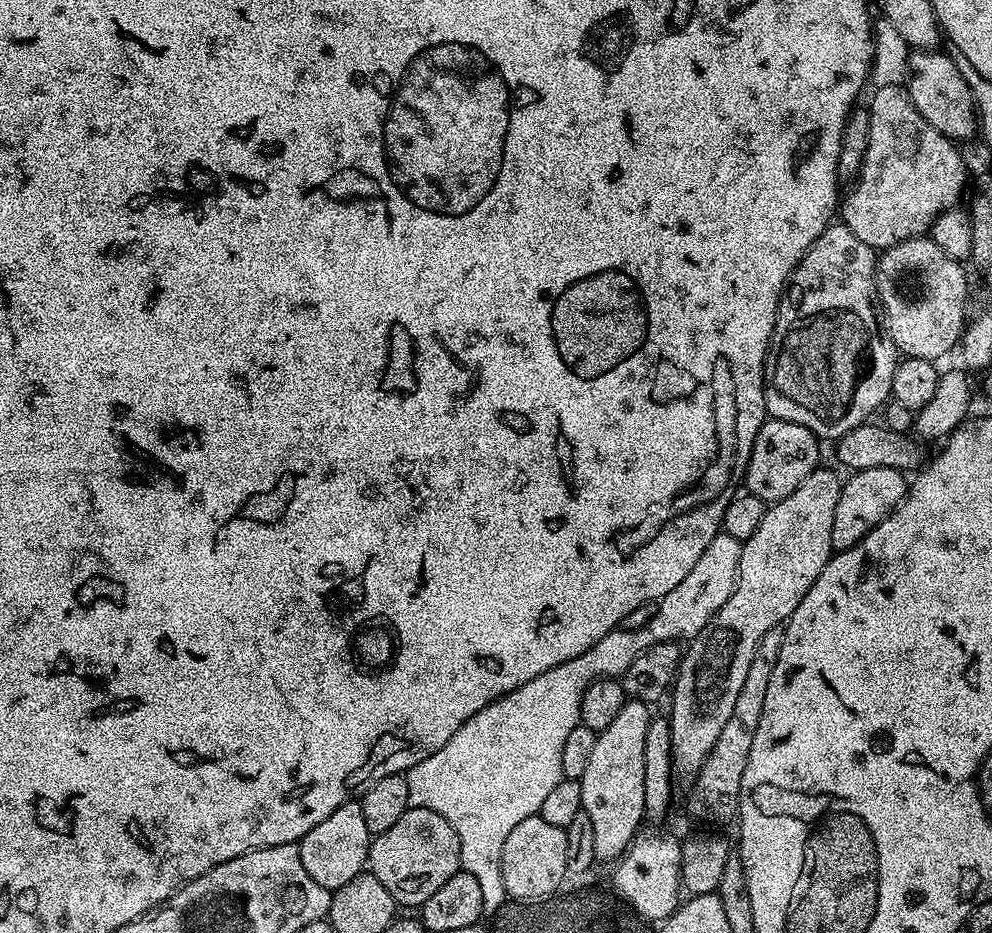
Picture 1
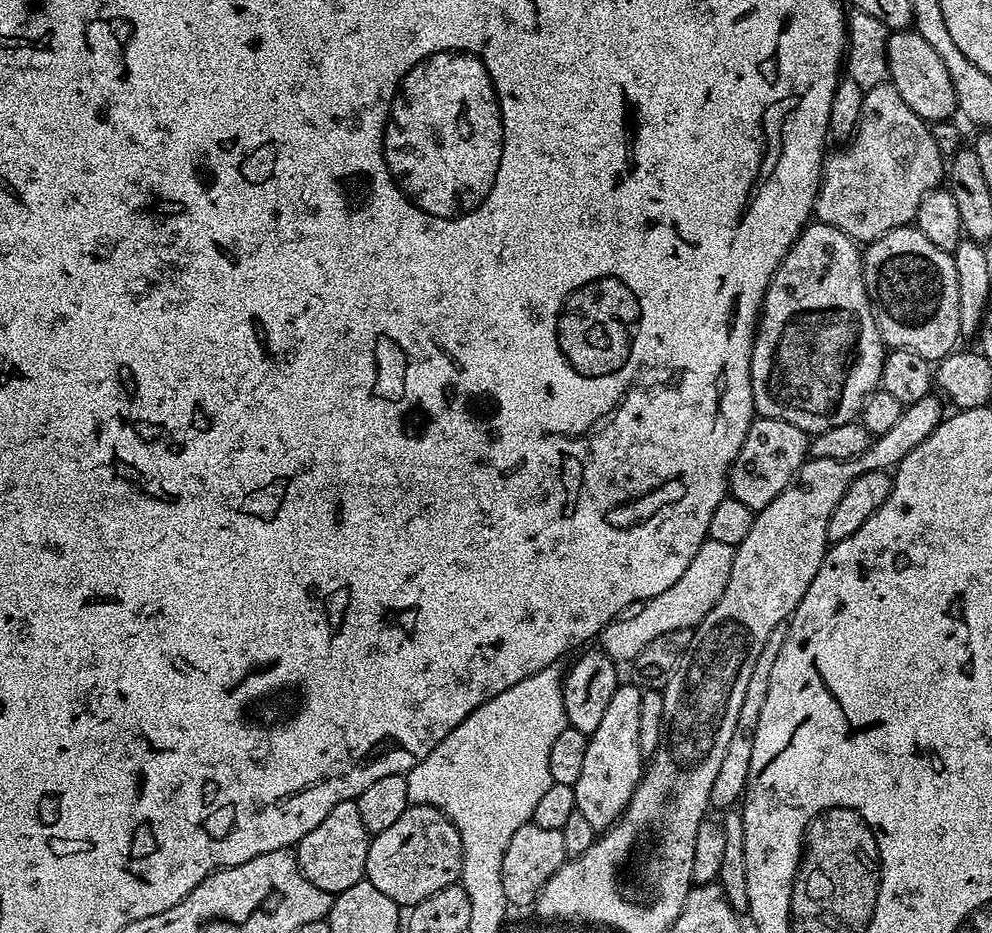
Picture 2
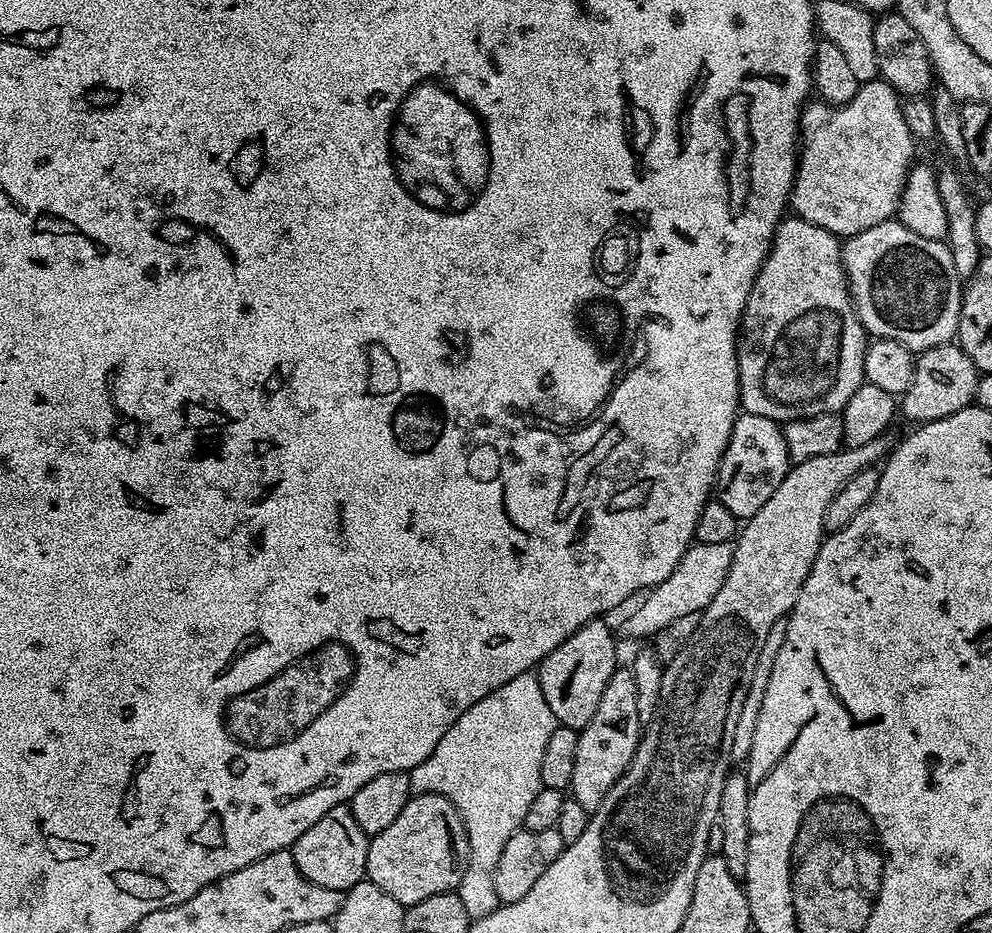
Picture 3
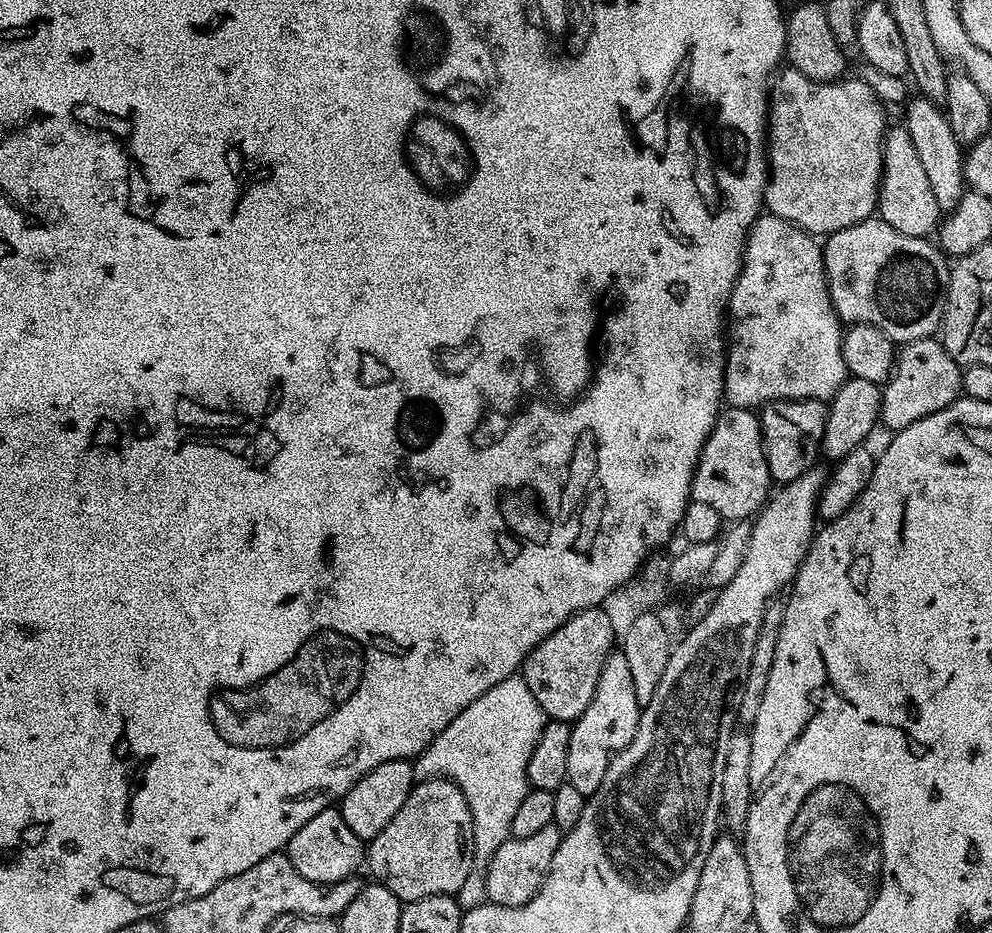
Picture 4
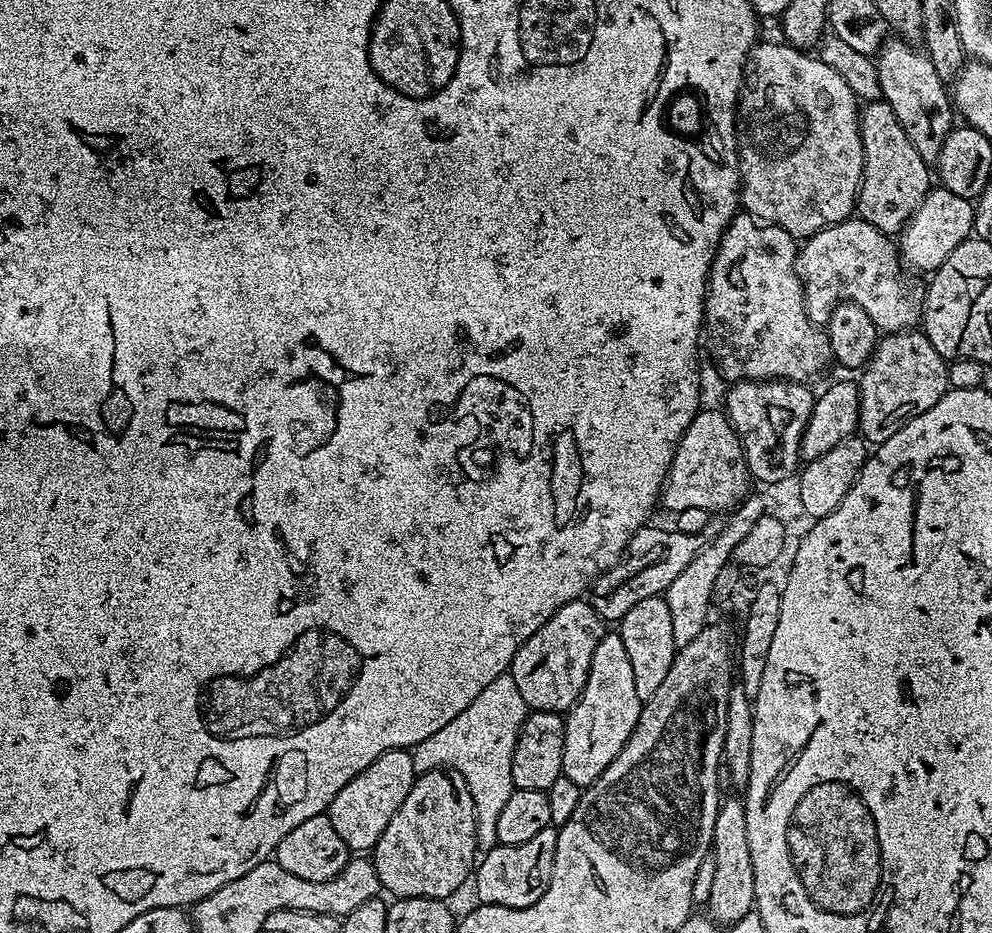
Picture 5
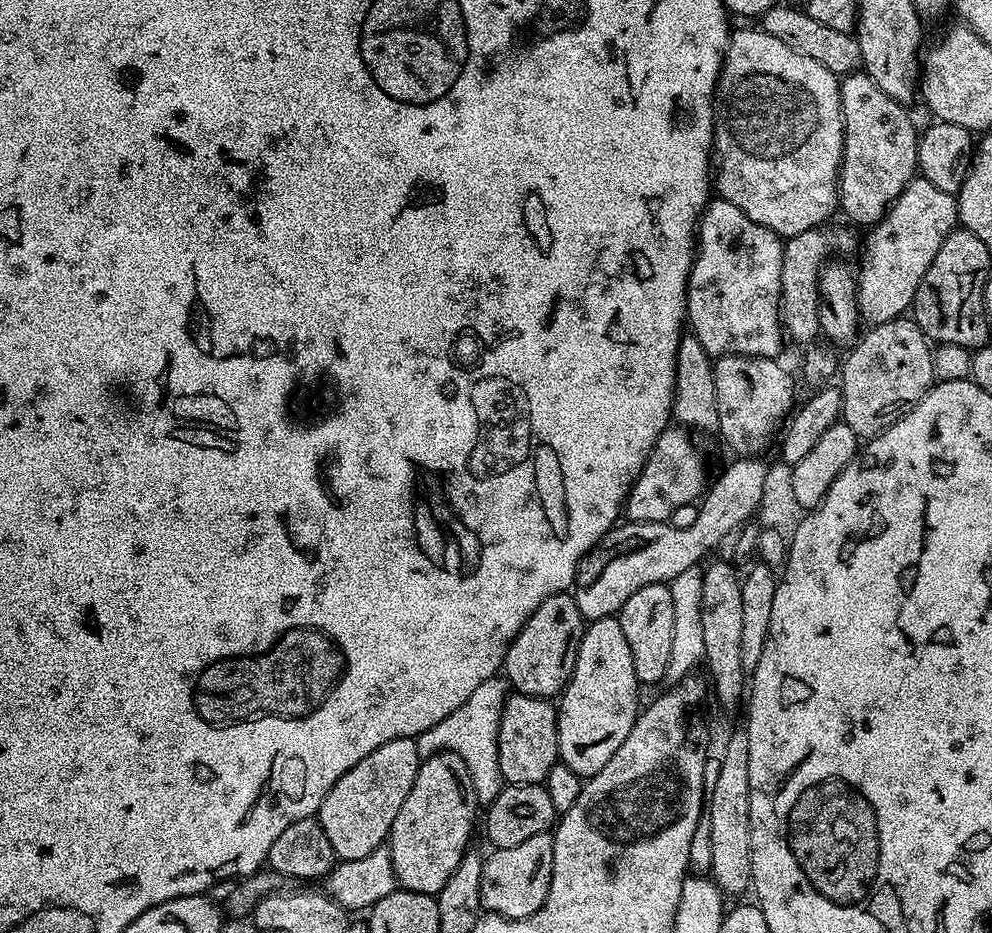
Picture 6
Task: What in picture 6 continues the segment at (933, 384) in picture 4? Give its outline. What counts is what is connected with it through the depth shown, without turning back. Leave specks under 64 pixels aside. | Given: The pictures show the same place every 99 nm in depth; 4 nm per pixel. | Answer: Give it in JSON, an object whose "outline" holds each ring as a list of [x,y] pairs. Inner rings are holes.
{"outline":[[[901,318],[871,325],[851,345],[849,352],[852,353],[838,368],[843,424],[850,426],[856,436],[871,438],[885,432],[907,412],[914,410],[934,383],[932,350],[933,345],[916,325],[915,319]]]}

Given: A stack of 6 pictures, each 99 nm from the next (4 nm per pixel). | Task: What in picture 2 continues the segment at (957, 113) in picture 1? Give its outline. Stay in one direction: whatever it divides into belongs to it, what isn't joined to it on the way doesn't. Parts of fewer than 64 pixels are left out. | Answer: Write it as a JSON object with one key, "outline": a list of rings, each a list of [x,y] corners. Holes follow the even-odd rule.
{"outline":[[[896,30],[889,35],[886,46],[888,55],[887,79],[898,90],[902,102],[914,110],[925,122],[951,121],[957,115],[954,82],[950,82],[950,70],[938,58],[938,53],[929,46],[915,30]]]}

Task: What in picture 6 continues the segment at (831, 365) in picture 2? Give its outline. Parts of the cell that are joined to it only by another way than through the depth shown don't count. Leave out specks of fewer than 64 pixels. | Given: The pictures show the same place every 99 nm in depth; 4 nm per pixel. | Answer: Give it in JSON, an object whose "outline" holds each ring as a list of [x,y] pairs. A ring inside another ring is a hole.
{"outline":[[[719,198],[709,199],[700,214],[696,230],[696,254],[688,279],[687,323],[691,335],[702,342],[702,350],[713,358],[722,356],[779,357],[780,347],[786,344],[786,333],[780,318],[782,294],[782,254],[784,240],[774,230],[754,222],[734,202]]]}

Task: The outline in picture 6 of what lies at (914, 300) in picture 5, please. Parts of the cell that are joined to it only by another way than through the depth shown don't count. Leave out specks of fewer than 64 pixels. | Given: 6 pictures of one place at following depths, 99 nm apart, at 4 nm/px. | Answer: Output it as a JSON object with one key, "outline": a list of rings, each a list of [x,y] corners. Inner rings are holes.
{"outline":[[[821,226],[802,234],[794,234],[784,240],[782,254],[782,294],[780,295],[780,318],[789,341],[811,345],[815,336],[821,335],[818,322],[818,282],[820,269],[824,267],[831,252],[852,252],[858,248],[855,240],[844,228]],[[856,248],[856,249],[855,249]],[[828,256],[828,257],[827,257]]]}

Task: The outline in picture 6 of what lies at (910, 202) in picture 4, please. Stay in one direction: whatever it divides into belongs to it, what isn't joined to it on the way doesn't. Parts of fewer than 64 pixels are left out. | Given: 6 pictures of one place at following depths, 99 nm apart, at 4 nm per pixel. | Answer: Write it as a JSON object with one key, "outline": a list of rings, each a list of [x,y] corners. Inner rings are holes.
{"outline":[[[863,70],[851,72],[840,80],[840,105],[844,119],[844,157],[840,163],[838,208],[854,223],[871,226],[888,213],[890,205],[899,198],[905,186],[917,175],[918,128],[912,125],[912,120],[908,117],[909,109],[894,98],[890,98],[890,94],[878,90],[874,78],[870,78]]]}

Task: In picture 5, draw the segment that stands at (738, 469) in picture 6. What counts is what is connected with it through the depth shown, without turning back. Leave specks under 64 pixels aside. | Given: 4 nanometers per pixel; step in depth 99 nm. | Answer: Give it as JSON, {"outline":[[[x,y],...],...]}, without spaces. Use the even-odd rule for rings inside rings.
{"outline":[[[652,527],[639,528],[624,548],[620,561],[592,581],[590,603],[601,620],[619,622],[628,613],[630,606],[638,606],[642,598],[663,594],[670,586],[670,582],[674,582],[674,578],[678,578],[678,574],[682,574],[682,570],[690,566],[690,562],[704,547],[703,535],[677,532],[671,527]]]}

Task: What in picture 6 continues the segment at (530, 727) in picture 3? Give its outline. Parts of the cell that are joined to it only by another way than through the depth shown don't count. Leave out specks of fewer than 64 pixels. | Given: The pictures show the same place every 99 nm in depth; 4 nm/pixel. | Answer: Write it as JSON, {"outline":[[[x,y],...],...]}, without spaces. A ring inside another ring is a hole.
{"outline":[[[497,674],[486,678],[486,682],[482,682],[482,686],[477,686],[474,694],[470,694],[470,698],[466,698],[466,702],[462,702],[462,706],[458,706],[458,710],[454,710],[454,714],[446,714],[446,718],[442,718],[442,722],[438,722],[438,726],[430,726],[430,730],[415,737],[418,754],[422,758],[439,752],[453,752],[458,754],[458,758],[462,758],[462,762],[466,762],[466,770],[470,770],[470,782],[474,782],[476,802],[480,806],[492,804],[494,798],[498,798],[498,794],[506,786],[502,778],[502,770],[498,766],[498,726],[502,718],[502,706],[509,694],[510,685],[503,675]]]}

